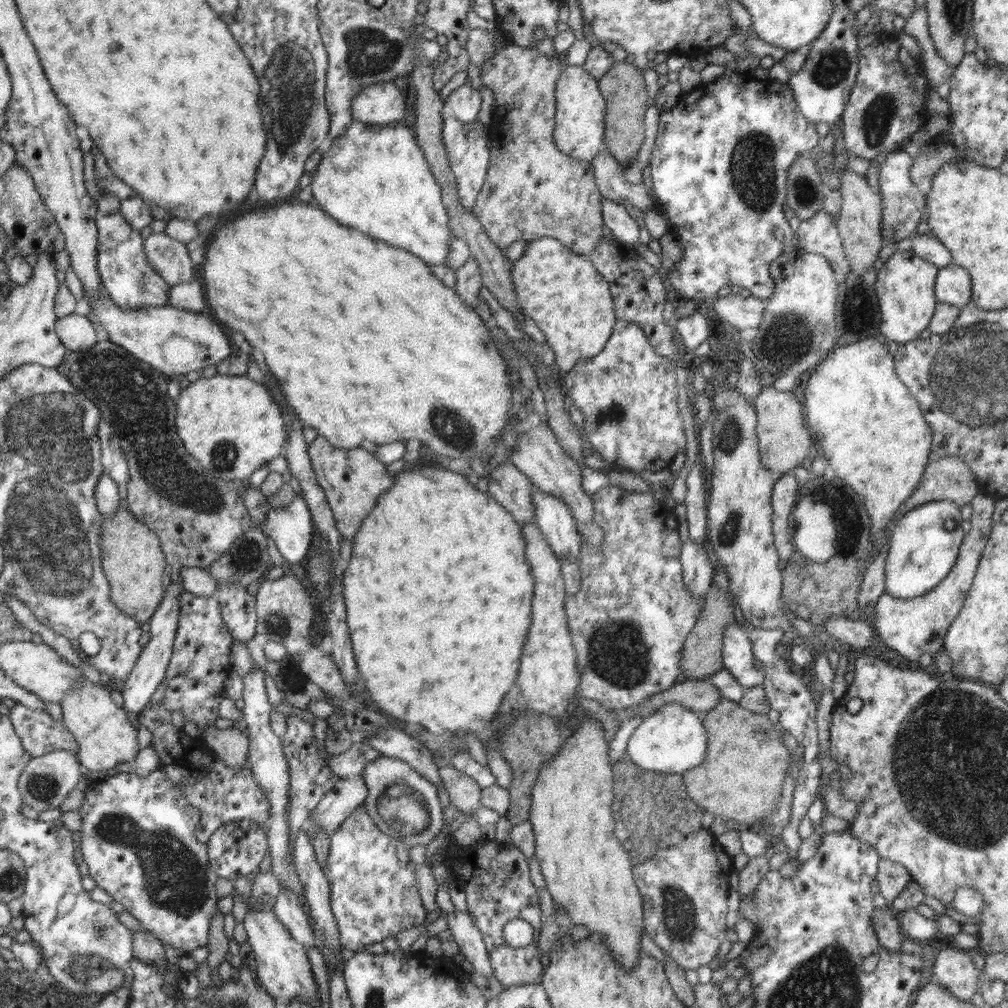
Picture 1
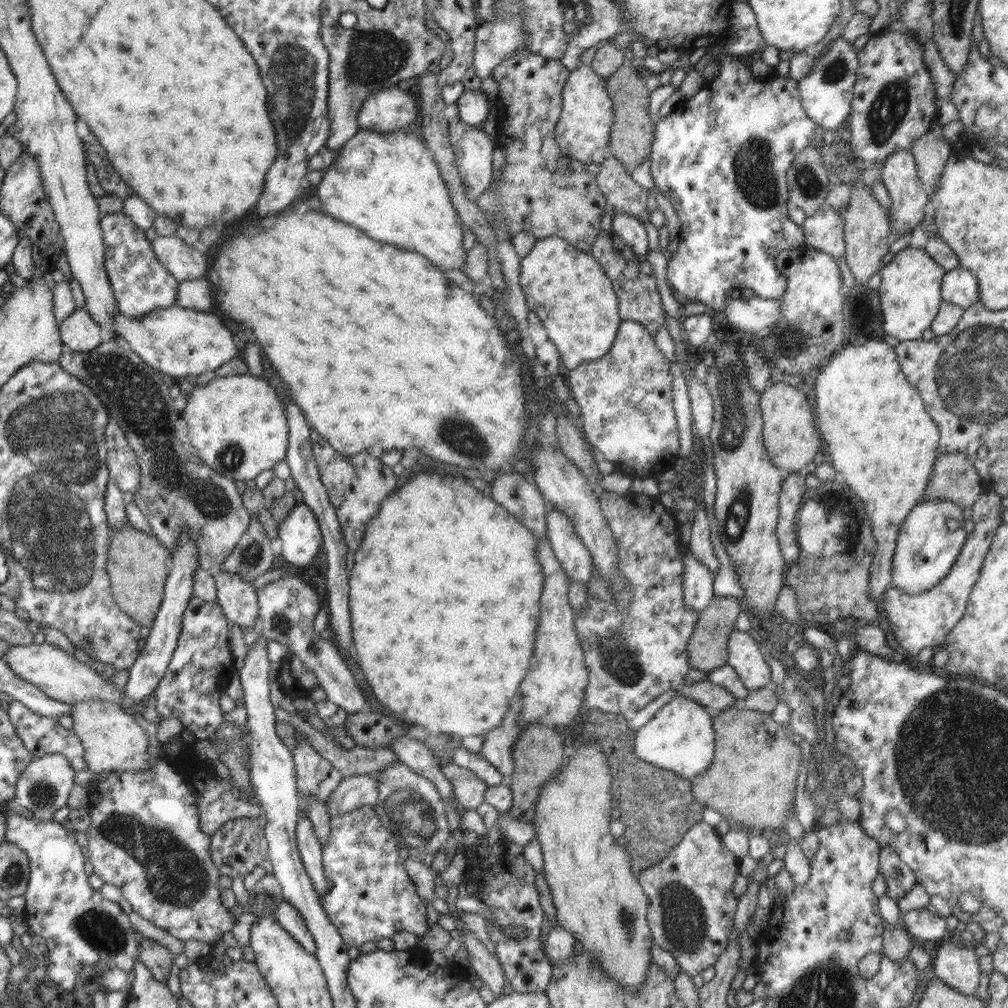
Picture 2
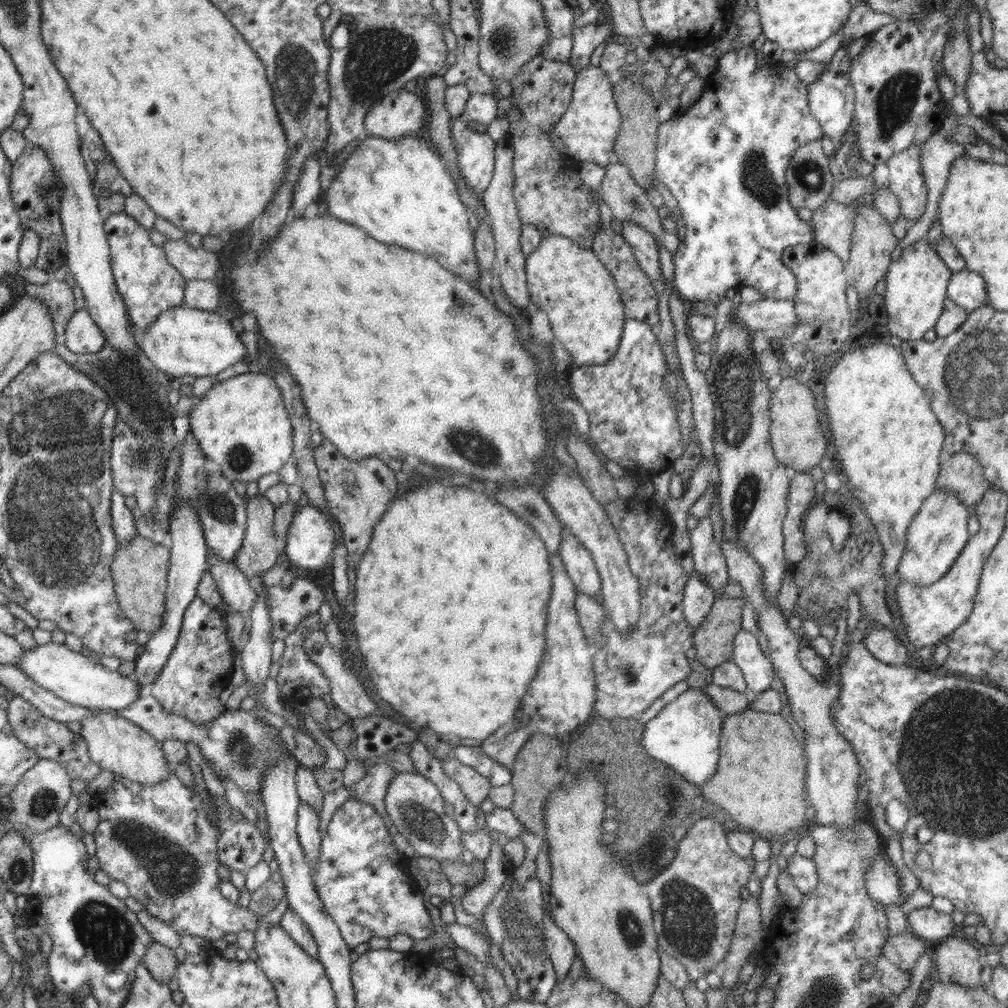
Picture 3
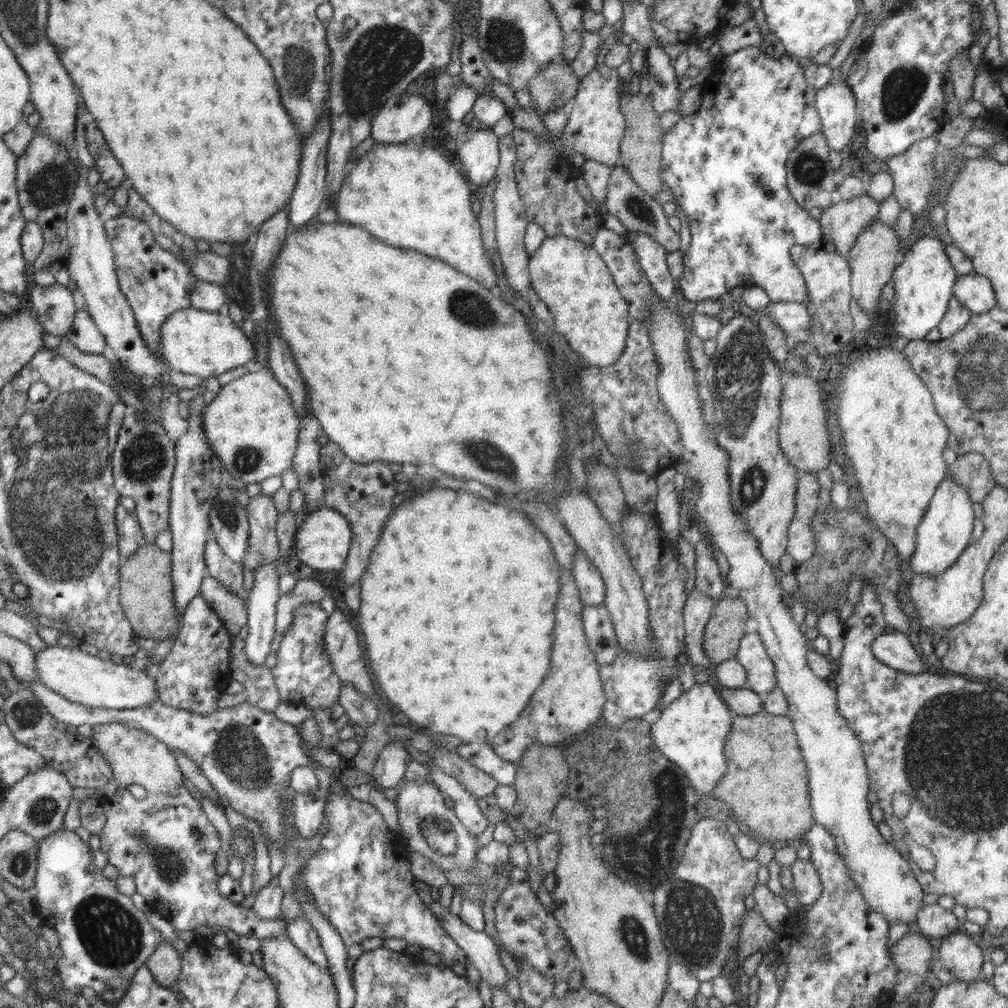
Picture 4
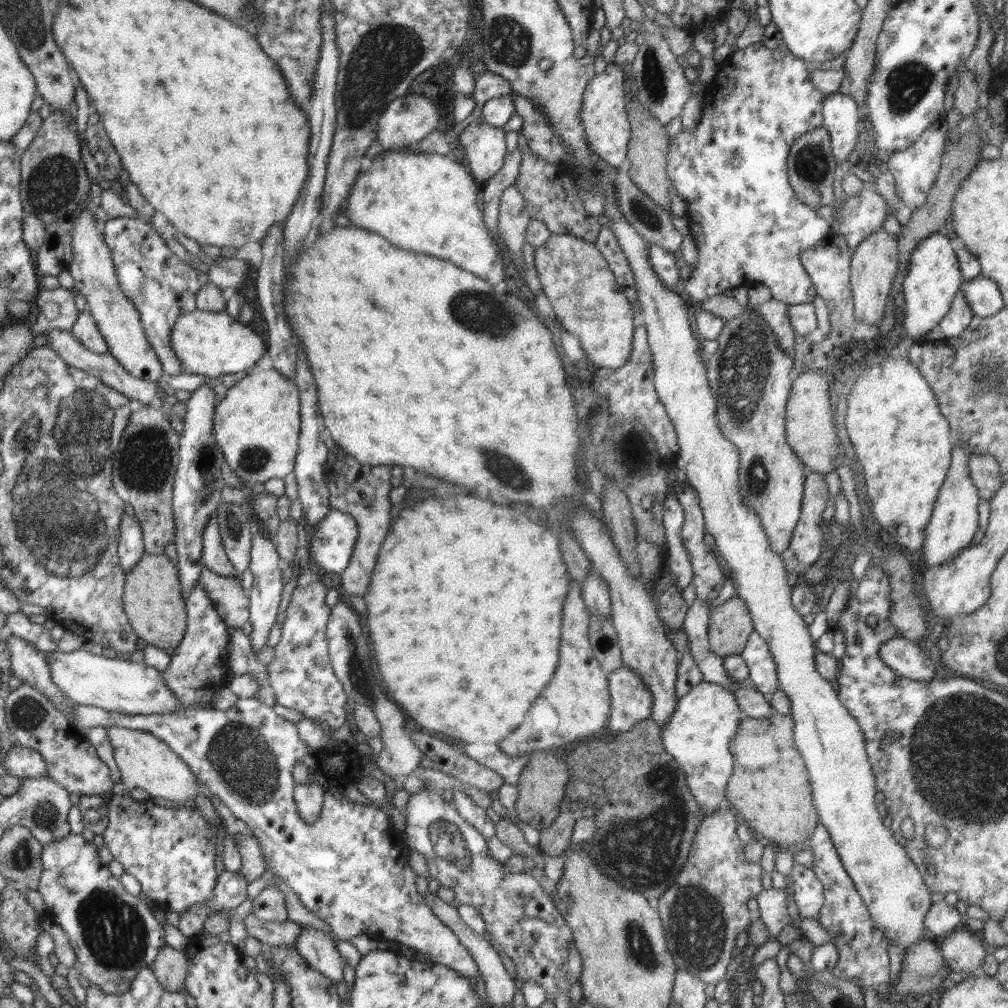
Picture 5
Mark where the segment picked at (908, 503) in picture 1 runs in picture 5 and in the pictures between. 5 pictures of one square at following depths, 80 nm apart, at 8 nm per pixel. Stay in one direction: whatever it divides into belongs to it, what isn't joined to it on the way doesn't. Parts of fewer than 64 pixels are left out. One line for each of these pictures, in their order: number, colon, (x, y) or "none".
2: (955, 478)
3: (962, 475)
4: (971, 469)
5: (984, 470)

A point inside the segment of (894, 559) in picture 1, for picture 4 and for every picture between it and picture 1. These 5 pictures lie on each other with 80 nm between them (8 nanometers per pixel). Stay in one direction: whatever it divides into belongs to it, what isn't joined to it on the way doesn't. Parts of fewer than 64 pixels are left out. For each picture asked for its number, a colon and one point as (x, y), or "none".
2: (926, 549)
3: (939, 530)
4: (941, 537)

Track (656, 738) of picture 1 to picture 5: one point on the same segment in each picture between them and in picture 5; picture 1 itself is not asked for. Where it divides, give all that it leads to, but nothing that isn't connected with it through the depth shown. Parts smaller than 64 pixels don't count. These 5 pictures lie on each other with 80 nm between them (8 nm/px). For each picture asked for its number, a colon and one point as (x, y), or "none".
2: (679, 737)
3: (685, 735)
4: (690, 731)
5: (706, 718)

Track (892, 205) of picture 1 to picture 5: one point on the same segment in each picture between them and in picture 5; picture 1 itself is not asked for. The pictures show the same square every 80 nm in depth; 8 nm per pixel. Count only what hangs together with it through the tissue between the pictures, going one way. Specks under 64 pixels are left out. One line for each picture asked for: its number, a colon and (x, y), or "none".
2: (899, 175)
3: (906, 181)
4: (913, 174)
5: (915, 169)

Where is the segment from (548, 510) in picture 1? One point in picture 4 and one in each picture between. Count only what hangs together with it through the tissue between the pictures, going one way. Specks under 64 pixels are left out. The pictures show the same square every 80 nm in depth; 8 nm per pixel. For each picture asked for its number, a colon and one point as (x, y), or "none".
2: (577, 562)
3: (579, 563)
4: (588, 581)

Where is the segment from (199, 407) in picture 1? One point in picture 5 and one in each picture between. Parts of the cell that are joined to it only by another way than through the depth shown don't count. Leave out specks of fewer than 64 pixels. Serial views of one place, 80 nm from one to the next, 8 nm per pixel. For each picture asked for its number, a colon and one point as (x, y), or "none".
2: (236, 423)
3: (242, 424)
4: (251, 425)
5: (257, 425)

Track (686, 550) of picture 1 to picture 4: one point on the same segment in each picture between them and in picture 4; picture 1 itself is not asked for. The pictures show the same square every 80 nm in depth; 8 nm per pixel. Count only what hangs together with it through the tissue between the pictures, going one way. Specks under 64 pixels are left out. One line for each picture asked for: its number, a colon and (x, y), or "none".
2: (697, 579)
3: (697, 598)
4: (698, 607)

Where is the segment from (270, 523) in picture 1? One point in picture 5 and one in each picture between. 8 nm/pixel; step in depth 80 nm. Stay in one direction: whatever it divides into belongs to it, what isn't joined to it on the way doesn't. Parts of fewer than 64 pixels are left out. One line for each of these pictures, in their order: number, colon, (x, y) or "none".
2: (300, 533)
3: (312, 535)
4: (323, 540)
5: (331, 544)

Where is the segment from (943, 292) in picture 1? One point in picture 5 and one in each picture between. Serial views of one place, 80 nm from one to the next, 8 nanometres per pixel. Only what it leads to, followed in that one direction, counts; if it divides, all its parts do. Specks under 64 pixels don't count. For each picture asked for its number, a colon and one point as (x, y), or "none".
2: (959, 286)
3: (967, 289)
4: (975, 292)
5: (983, 295)

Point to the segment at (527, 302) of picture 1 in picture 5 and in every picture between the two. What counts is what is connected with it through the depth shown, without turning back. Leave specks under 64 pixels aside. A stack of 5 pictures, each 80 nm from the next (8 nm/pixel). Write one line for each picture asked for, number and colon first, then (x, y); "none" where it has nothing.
2: (567, 288)
3: (570, 283)
4: (571, 279)
5: (588, 301)

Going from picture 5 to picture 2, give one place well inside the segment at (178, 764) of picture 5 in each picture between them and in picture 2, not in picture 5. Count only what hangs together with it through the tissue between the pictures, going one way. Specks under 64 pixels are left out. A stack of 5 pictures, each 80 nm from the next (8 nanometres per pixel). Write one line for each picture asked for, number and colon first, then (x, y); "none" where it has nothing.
2: (112, 740)
3: (120, 746)
4: (135, 757)

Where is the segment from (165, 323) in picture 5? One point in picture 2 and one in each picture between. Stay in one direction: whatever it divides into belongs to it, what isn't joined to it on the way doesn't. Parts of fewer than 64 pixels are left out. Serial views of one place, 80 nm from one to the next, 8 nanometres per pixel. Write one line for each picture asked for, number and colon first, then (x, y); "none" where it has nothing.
2: (140, 284)
3: (149, 285)
4: (157, 283)

